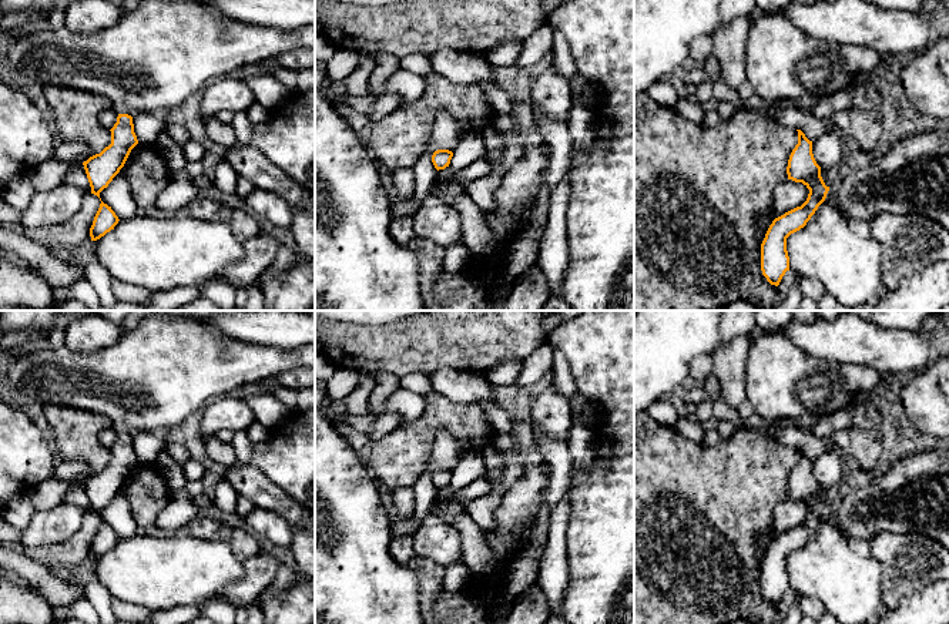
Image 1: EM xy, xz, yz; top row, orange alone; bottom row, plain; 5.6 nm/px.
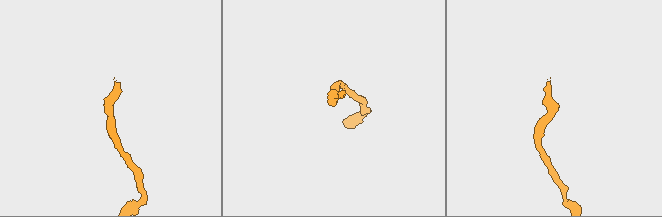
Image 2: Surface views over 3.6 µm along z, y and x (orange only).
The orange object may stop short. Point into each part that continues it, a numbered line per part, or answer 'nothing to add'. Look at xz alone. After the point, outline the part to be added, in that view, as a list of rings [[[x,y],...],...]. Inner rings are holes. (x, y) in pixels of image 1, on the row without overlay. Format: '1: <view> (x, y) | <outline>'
nothing to add

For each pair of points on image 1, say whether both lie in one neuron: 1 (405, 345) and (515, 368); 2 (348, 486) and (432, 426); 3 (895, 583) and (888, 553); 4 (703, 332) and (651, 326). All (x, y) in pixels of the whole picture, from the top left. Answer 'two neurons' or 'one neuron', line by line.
1: two neurons
2: two neurons
3: one neuron
4: one neuron

